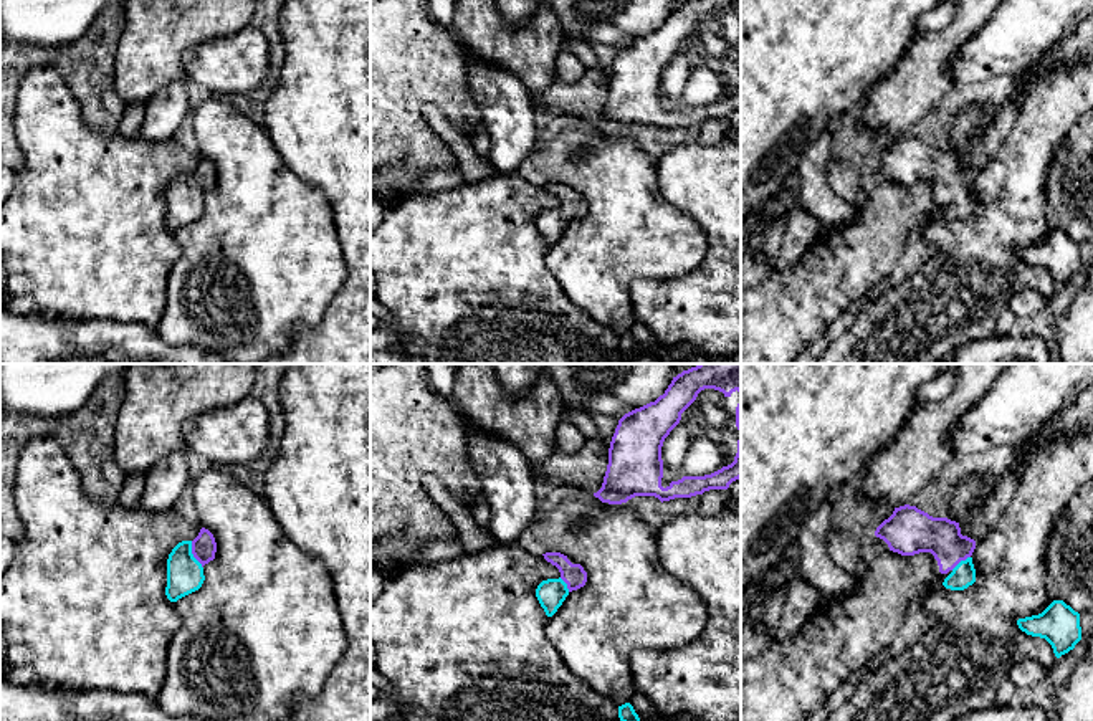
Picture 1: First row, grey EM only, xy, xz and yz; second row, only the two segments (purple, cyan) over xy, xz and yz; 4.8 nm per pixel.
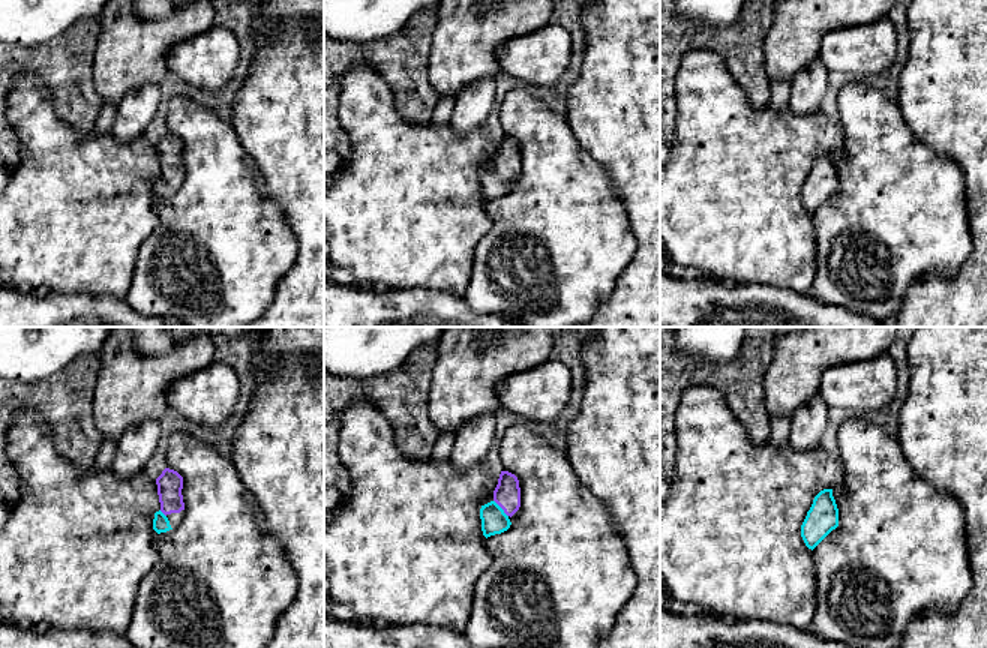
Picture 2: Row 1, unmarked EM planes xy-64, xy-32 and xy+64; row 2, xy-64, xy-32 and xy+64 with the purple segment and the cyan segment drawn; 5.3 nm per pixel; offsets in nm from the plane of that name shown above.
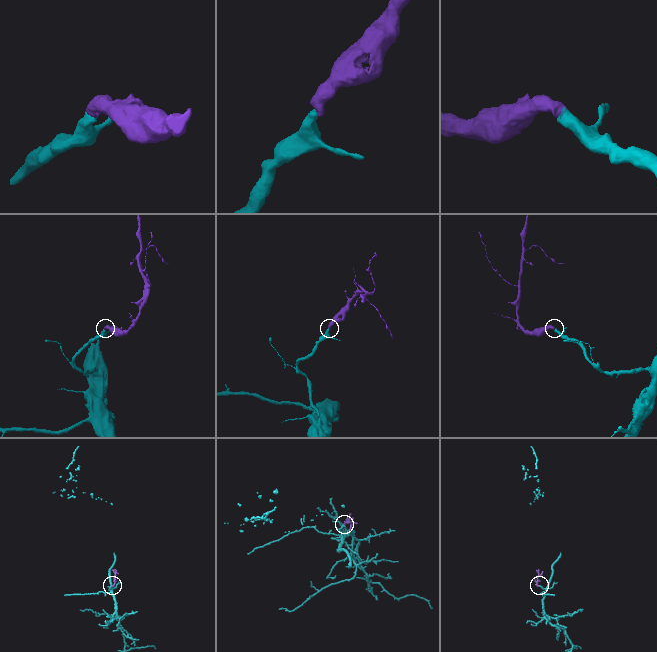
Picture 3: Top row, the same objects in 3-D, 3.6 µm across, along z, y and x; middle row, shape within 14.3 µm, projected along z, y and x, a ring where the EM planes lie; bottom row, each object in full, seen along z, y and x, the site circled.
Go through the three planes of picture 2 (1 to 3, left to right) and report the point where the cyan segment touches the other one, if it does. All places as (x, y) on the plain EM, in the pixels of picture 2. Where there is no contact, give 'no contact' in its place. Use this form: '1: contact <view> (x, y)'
1: contact xy-64 (162, 176)
2: contact xy-32 (501, 171)
3: no contact

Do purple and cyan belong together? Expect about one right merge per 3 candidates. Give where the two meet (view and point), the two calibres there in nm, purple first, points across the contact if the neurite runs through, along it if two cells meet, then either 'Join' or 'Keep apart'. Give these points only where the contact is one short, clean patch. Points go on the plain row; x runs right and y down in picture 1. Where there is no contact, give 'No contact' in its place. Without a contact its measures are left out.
Touches purple at xy (194, 184). Thickness 120 nm (purple) against 180 nm. Path across: xy (204, 176), (194, 184), (186, 192), (184, 202). Join

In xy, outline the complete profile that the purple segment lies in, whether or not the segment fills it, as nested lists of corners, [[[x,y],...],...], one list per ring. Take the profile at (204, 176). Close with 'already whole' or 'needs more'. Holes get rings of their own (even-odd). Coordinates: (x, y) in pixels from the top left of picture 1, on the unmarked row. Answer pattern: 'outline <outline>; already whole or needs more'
outline [[[202,157],[193,170],[179,172],[167,189],[165,225],[170,232],[198,220],[205,210],[203,195],[215,189],[213,164]]]; needs more

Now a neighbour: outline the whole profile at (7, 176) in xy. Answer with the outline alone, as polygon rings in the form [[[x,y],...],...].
[[[0,165],[0,205],[8,198],[17,184],[17,172]]]

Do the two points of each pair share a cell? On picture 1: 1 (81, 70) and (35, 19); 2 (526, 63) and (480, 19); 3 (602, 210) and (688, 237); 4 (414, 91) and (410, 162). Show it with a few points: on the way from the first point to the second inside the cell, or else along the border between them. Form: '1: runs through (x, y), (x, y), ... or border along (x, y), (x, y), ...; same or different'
1: border along (86, 30), (80, 37), (60, 45), (20, 45); different
2: runs through (515, 52), (491, 30); same
3: runs through (624, 224), (642, 237), (667, 237); same
4: runs through (410, 109), (410, 144); same

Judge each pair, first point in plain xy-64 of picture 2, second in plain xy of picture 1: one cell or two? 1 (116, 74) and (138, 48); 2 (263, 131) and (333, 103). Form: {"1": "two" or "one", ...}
{"1": "one", "2": "one"}

